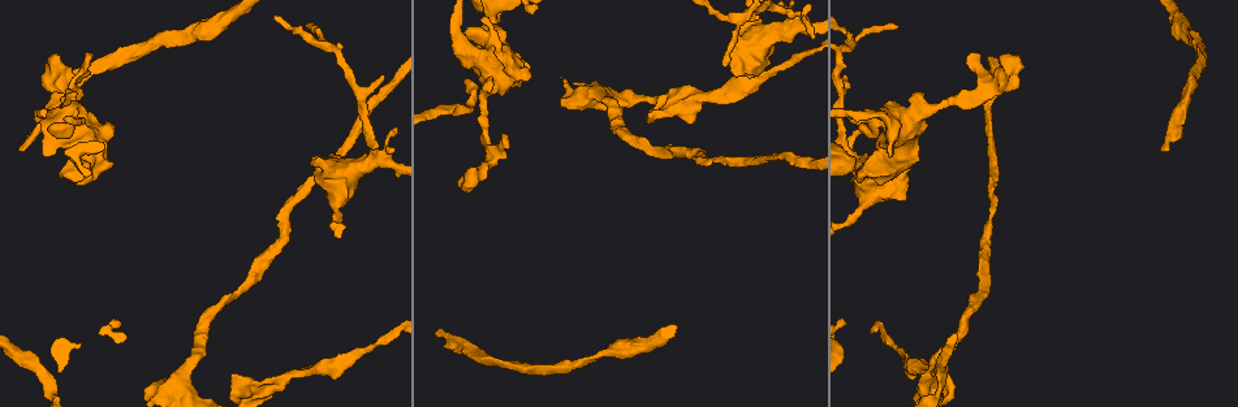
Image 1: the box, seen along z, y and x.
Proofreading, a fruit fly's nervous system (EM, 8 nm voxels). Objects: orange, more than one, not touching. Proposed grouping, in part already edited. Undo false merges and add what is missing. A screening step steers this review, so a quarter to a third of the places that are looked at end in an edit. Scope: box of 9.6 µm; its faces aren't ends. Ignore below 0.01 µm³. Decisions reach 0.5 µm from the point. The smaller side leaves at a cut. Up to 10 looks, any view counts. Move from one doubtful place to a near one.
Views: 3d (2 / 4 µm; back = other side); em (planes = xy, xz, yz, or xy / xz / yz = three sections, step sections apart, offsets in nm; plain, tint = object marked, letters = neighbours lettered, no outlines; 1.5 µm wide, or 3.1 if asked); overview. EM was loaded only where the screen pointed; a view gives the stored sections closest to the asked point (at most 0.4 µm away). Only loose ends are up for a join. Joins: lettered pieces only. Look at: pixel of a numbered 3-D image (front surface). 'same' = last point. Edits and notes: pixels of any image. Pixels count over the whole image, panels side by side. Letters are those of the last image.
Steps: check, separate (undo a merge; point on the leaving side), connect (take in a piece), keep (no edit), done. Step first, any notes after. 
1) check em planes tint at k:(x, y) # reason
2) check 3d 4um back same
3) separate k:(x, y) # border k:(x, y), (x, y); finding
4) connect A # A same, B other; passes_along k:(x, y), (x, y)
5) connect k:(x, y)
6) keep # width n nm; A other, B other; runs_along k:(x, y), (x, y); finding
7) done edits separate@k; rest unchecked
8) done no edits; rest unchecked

check 3d 2um at 1:(146, 390) # thick end

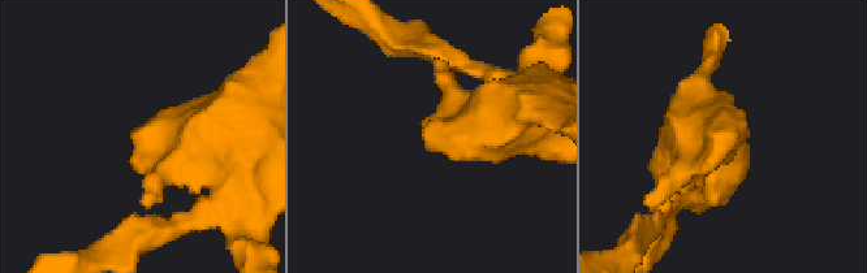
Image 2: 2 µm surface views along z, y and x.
check em yz step 4 letters at 2:(138, 139)

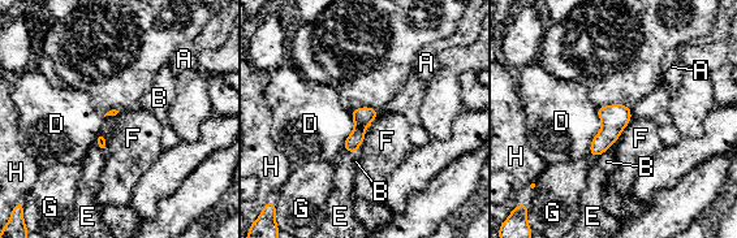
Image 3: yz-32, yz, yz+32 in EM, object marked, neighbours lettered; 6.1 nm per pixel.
keep # A other, B other, D other, E other, F other, G other, H other; border 3:(379, 112), (354, 152); no lettered piece goes on from it

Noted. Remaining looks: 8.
check em planes tint at 1:(904, 359) # sudden change in width

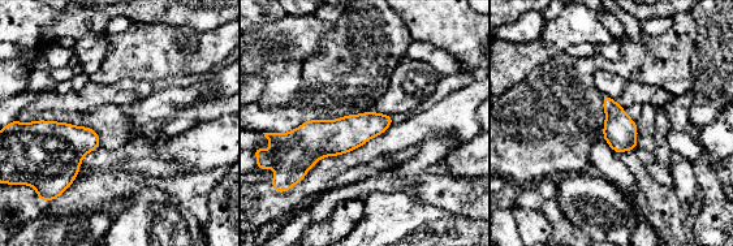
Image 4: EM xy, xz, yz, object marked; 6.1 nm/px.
check em planes letters same

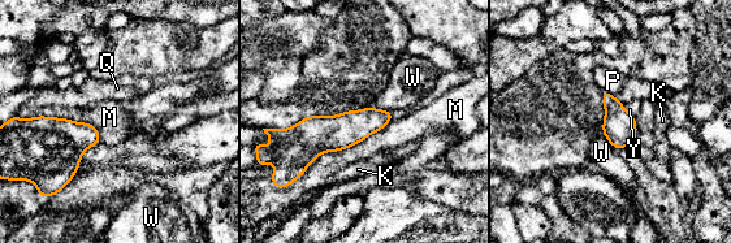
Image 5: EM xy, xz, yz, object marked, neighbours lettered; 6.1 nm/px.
keep # longest_contact M 650 nm; K other, M other, P other, Q other, W other, Y other; continuous, no second neuron

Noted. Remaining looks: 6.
check 3d 2um at 1:(889, 156) # an open end

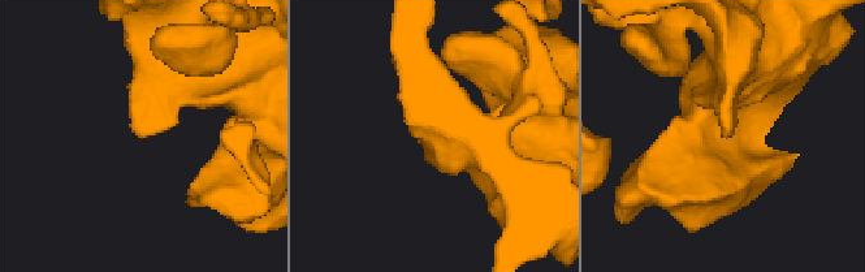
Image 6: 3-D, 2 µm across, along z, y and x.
check em planes letters at 6:(132, 129)

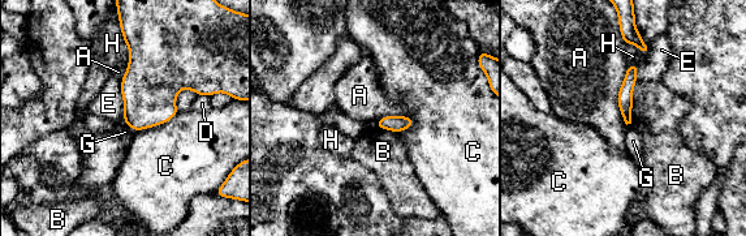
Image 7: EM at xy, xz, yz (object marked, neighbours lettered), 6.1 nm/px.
keep # A other, B other, C other, D other, E other, G other, H other; runs_along 7:(634, 68), (626, 88), (628, 120); no lettered piece goes on from it

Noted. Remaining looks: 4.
check em planes letters at 1:(505, 147) # tapers out

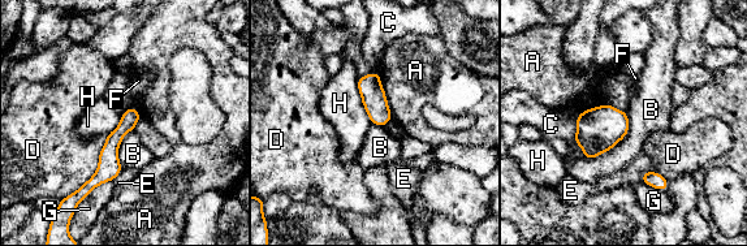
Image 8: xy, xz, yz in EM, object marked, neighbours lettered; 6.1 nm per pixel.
keep # A other, B other, C other, D other, E other, F other, G other, H other; border 8:(627, 112), (627, 133), (584, 159); none of them fits

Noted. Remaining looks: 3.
done no edits; rest unchecked

